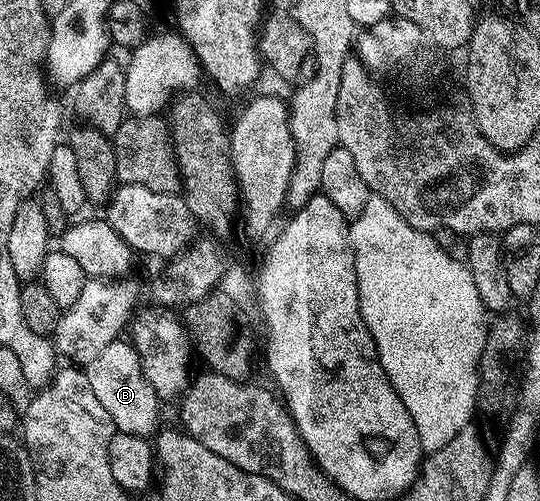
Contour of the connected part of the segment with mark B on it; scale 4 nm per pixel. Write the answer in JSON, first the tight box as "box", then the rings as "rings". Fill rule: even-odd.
{"box":[84,339,159,438],"rings":[[[118,339],[107,343],[107,347],[103,347],[103,351],[99,351],[99,355],[95,355],[95,359],[91,359],[89,364],[84,366],[84,370],[87,383],[91,383],[91,391],[95,391],[95,399],[99,399],[107,415],[111,415],[116,432],[144,438],[158,432],[159,398],[151,383],[145,378],[137,350],[128,340]]]}

